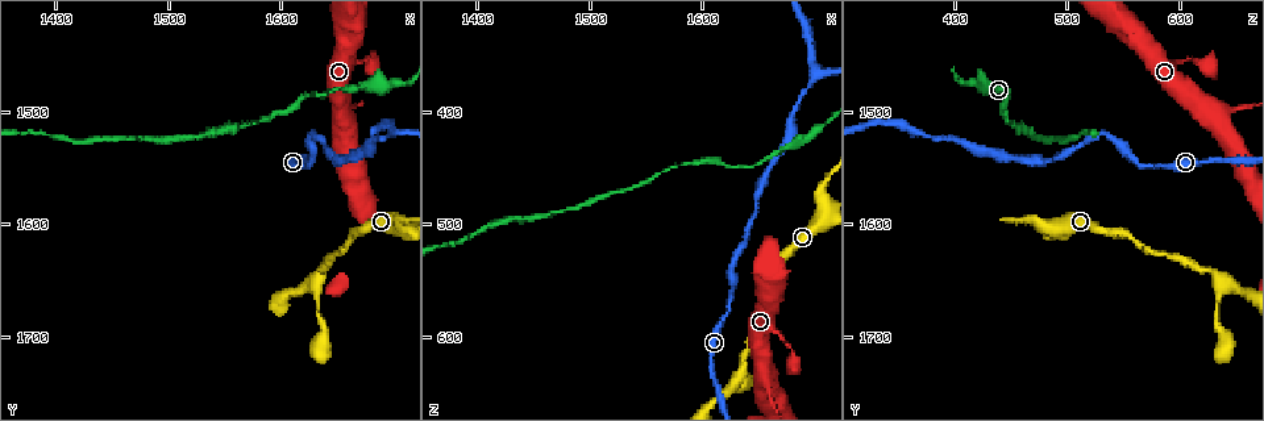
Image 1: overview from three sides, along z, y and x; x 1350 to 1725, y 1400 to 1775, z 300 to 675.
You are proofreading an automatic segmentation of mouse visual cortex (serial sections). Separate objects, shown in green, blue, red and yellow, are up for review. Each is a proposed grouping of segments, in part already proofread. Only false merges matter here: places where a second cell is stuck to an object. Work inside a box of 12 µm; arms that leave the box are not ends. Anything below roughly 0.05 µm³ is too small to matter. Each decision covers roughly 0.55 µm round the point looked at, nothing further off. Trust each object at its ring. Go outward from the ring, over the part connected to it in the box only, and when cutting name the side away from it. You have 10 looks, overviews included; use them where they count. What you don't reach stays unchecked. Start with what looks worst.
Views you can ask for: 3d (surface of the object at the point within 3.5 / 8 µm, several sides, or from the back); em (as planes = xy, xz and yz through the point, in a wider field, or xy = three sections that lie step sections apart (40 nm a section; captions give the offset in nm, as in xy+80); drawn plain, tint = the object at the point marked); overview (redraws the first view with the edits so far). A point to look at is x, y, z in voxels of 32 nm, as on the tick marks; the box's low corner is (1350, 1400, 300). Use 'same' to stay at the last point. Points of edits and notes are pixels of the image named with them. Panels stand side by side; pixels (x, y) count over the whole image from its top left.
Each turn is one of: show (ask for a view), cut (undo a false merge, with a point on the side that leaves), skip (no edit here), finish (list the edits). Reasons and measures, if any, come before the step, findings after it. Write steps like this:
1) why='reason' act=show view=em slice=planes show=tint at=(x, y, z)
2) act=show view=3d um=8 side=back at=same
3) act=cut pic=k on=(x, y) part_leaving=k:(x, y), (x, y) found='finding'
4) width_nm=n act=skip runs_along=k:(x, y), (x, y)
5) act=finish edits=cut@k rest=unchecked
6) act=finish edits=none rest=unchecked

why='a narrow waist' act=show view=3d um=8 at=(1626, 1484, 446)

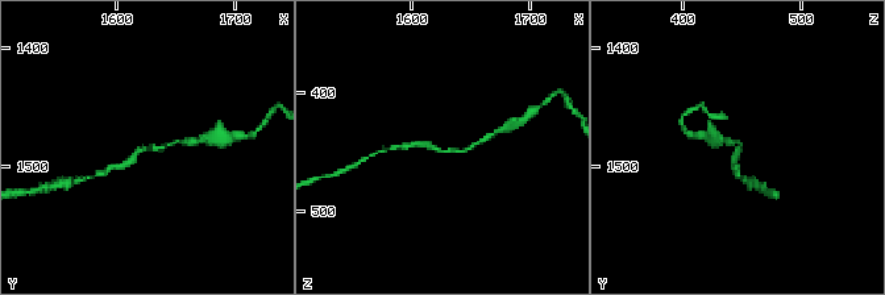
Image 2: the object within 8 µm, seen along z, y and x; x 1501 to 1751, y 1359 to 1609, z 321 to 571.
arm_widths_nm=100,150 why='shape alone is not enough' act=show view=em slice=xy step=1 show=tint at=(1628, 1486, 446)

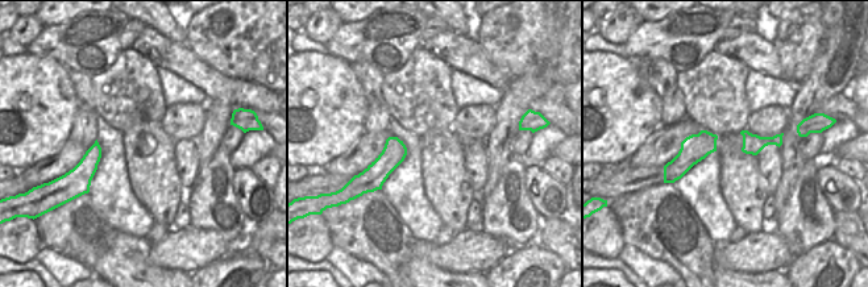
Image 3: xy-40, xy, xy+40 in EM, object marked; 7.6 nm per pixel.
act=skip runs_along=2:(183, 142), (142, 148), (116, 166) found='all the same cell'

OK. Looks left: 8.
why='three arms meet' act=show view=3d um=3.5 at=(1634, 1650, 636)

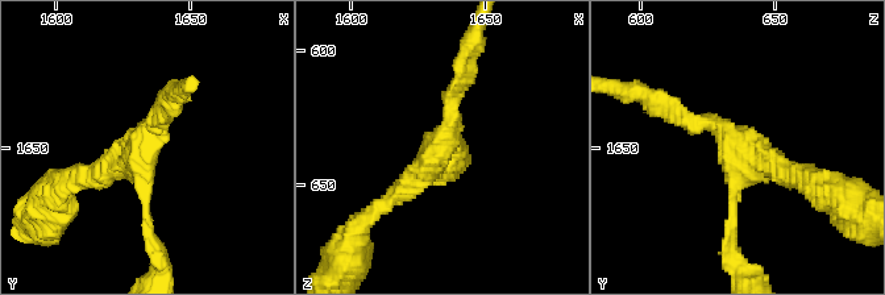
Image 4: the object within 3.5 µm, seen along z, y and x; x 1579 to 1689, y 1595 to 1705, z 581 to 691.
arms=3 arm_widths_nm=150,200,300 why='now the EM' act=show view=em slice=xy step=2 show=tint at=(1632, 1651, 635)

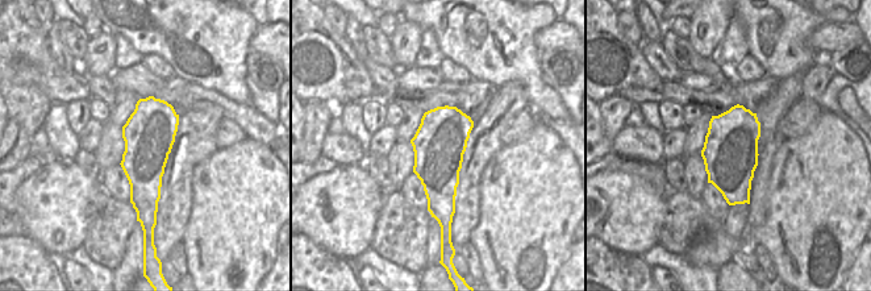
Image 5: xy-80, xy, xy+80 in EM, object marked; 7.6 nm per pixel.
act=skip runs_along=4:(672, 113), (736, 146), (730, 240) found='all the same cell'

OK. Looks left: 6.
why='three-way junction' act=show view=3d um=3.5 at=(1702, 1516, 368)

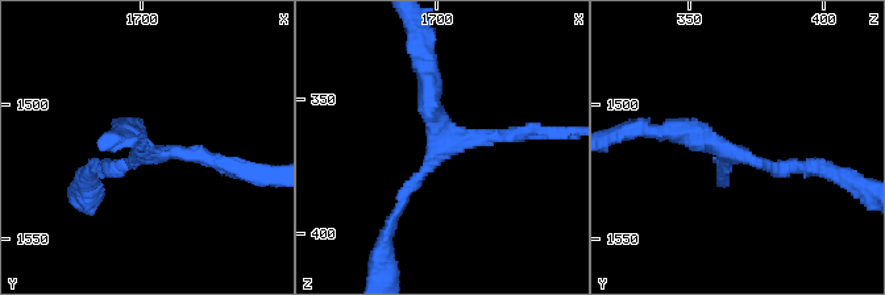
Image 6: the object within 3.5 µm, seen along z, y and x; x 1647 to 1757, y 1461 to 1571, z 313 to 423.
arms=3 arm_widths_nm=150,200,300 act=show view=em slice=xy step=1 show=tint at=(1703, 1518, 367)

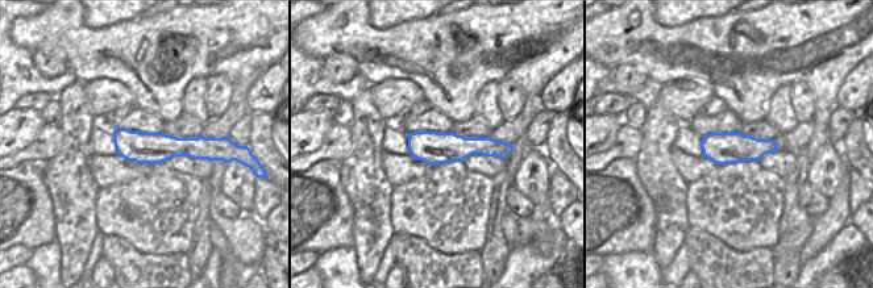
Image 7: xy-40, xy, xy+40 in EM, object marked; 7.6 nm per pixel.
why='another direction' act=show view=em slice=xy step=3 show=tint at=same

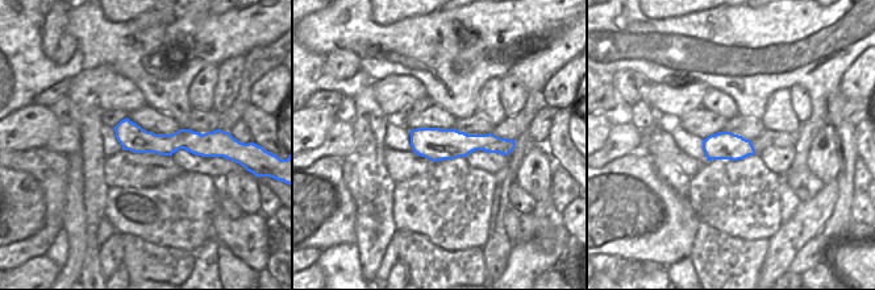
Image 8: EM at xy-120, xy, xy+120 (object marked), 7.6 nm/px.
act=skip runs_along=6:(798, 163), (764, 167), (693, 132), (656, 132) found='continuous, no second cell'

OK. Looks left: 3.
why='a fork' act=show view=3d um=3.5 at=(1656, 1500, 642)

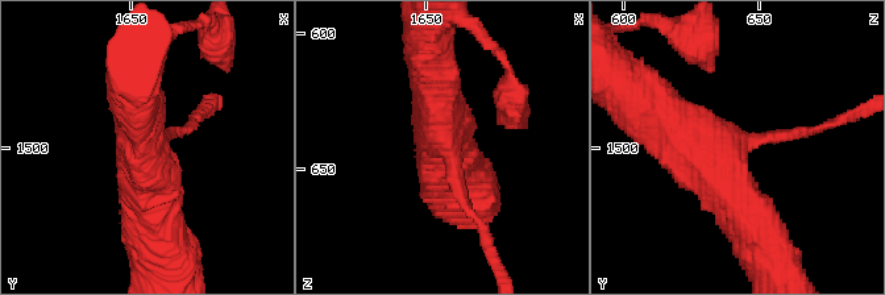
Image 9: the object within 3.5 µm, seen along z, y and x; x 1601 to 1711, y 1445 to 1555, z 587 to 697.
arms=3 arm_widths_nm=200,600,600 why='need the tissue' act=show view=em slice=xy step=1 show=tint at=(1656, 1500, 641)

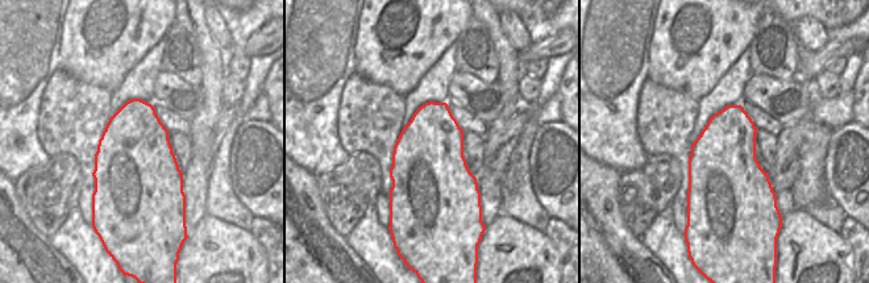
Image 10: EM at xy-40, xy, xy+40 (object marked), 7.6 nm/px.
act=skip found='all the same cell'

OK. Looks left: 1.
act=finish edits=none rest=unchecked

